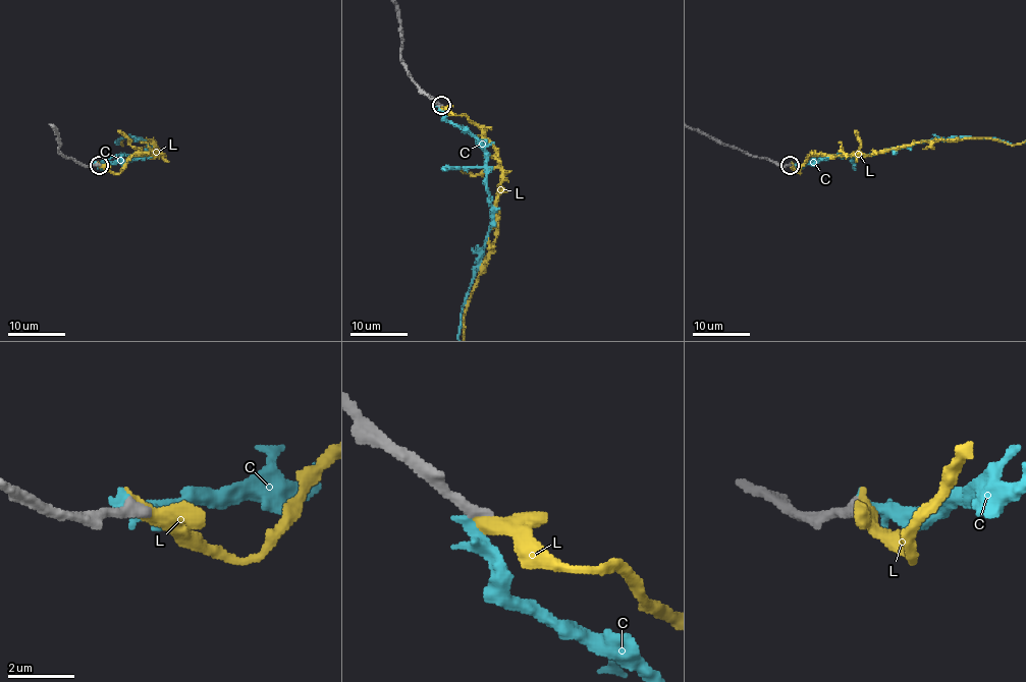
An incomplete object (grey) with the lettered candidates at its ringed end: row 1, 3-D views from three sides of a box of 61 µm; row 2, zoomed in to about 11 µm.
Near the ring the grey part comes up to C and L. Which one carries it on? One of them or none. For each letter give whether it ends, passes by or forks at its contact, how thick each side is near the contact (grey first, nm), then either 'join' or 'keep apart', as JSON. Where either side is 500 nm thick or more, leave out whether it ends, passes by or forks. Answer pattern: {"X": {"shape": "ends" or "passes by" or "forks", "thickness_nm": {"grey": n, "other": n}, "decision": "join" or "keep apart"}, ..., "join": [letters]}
{"C": {"shape": "ends", "thickness_nm": {"grey": 400, "other": 440}, "decision": "keep apart"}, "L": {"thickness_nm": {"grey": 380, "other": 500}, "decision": "join"}, "join": ["L"]}

